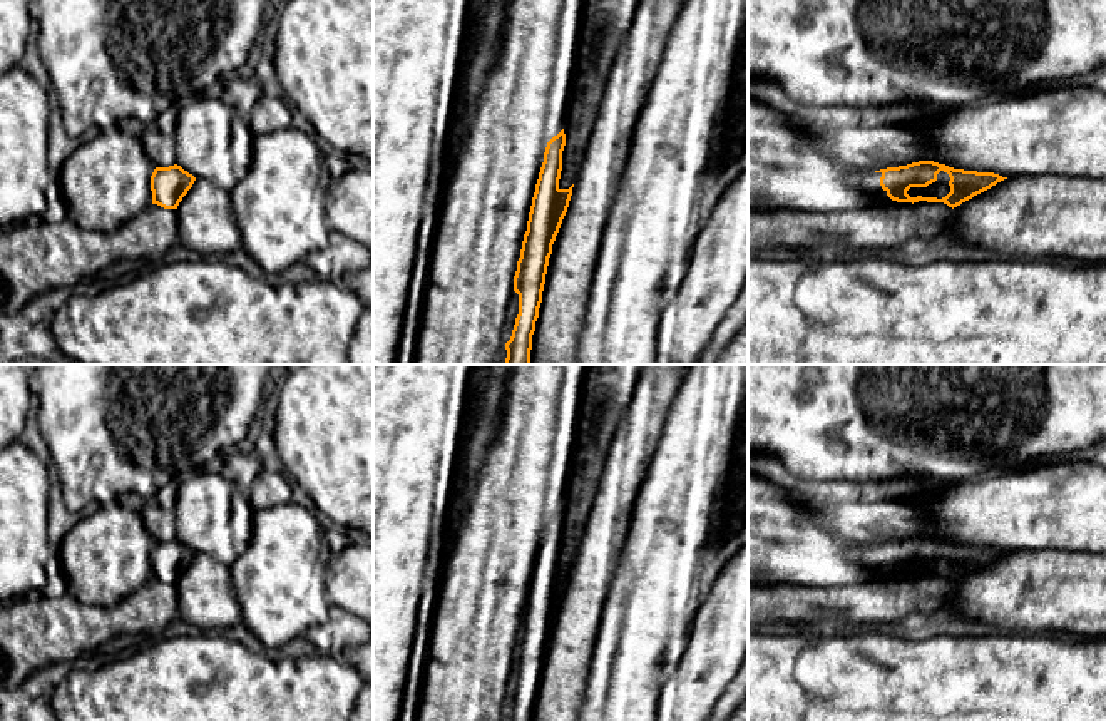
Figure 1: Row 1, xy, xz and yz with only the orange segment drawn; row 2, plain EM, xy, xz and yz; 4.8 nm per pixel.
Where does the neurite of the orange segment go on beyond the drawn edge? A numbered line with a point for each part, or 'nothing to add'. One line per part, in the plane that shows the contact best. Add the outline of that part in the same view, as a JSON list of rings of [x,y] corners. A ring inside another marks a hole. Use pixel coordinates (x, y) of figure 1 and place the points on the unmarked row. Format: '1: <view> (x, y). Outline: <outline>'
1: xz (512, 683). Outline: [[[514,666],[505,683],[505,698],[502,703],[500,721],[505,721],[505,718],[510,714],[517,689],[519,689],[519,669]]]
2: yz (941, 562). Outline: [[[940,545],[937,549],[937,555],[929,559],[927,562],[910,562],[907,565],[907,569],[910,572],[917,572],[917,570],[922,570],[922,572],[937,572],[937,574],[942,574],[945,572],[949,567],[950,567],[950,560],[949,560],[949,549]]]

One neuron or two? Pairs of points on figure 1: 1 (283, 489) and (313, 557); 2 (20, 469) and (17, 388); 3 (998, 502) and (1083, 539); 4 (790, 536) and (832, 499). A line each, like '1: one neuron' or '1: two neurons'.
1: two neurons
2: two neurons
3: one neuron
4: two neurons

